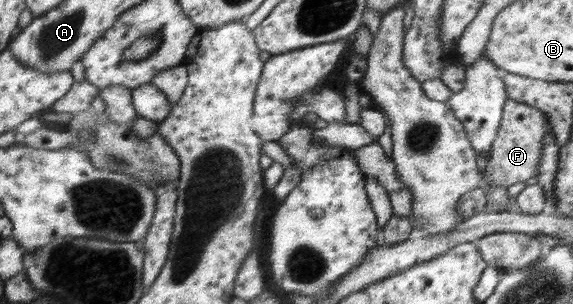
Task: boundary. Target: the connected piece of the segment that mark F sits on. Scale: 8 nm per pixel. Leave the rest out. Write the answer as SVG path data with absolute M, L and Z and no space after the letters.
M506 100L503 107L500 129L492 143L490 159L482 175L482 185L492 184L498 188L508 188L516 183L532 182L538 176L540 158L542 158L542 142L544 142L545 116L539 109L531 105Z

